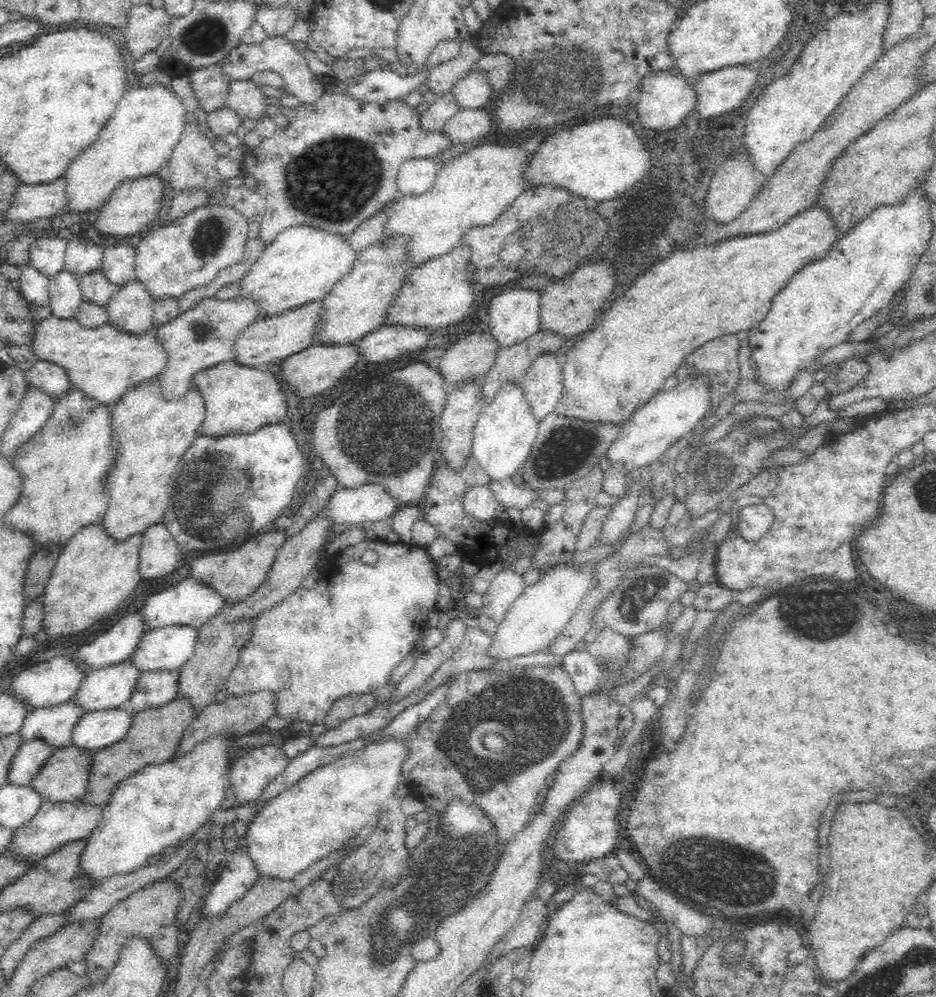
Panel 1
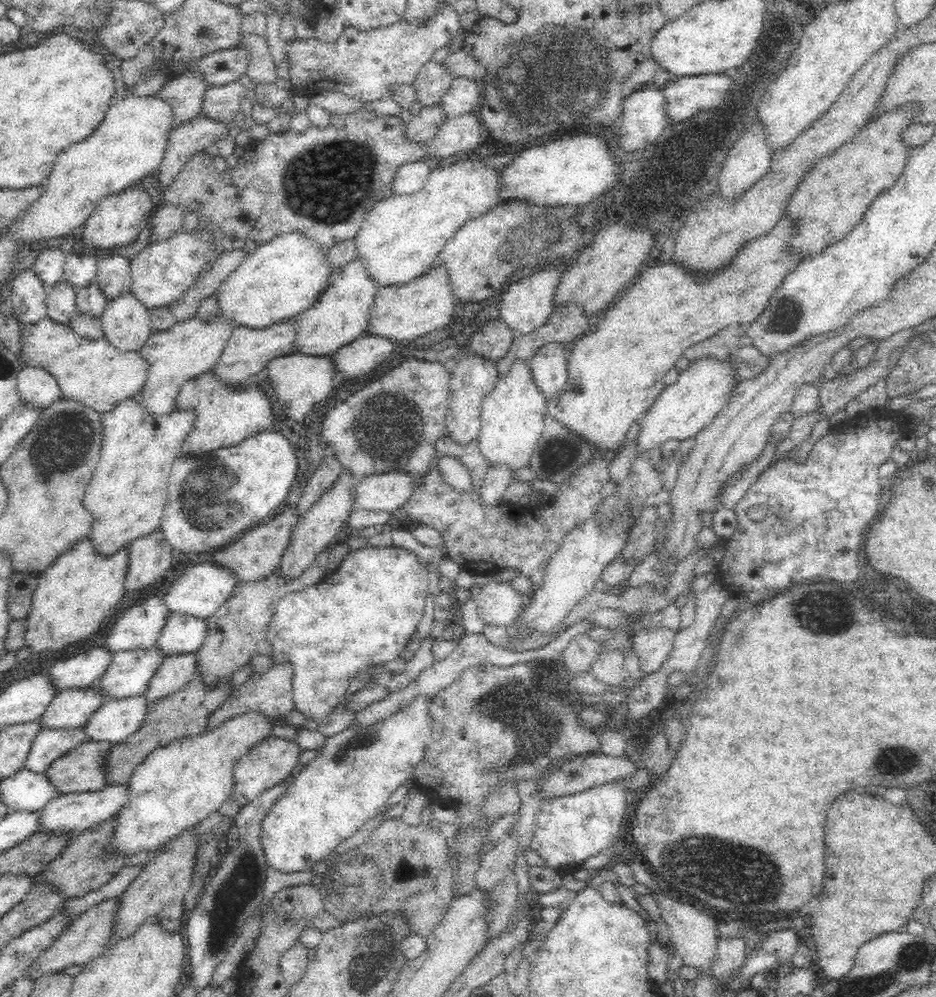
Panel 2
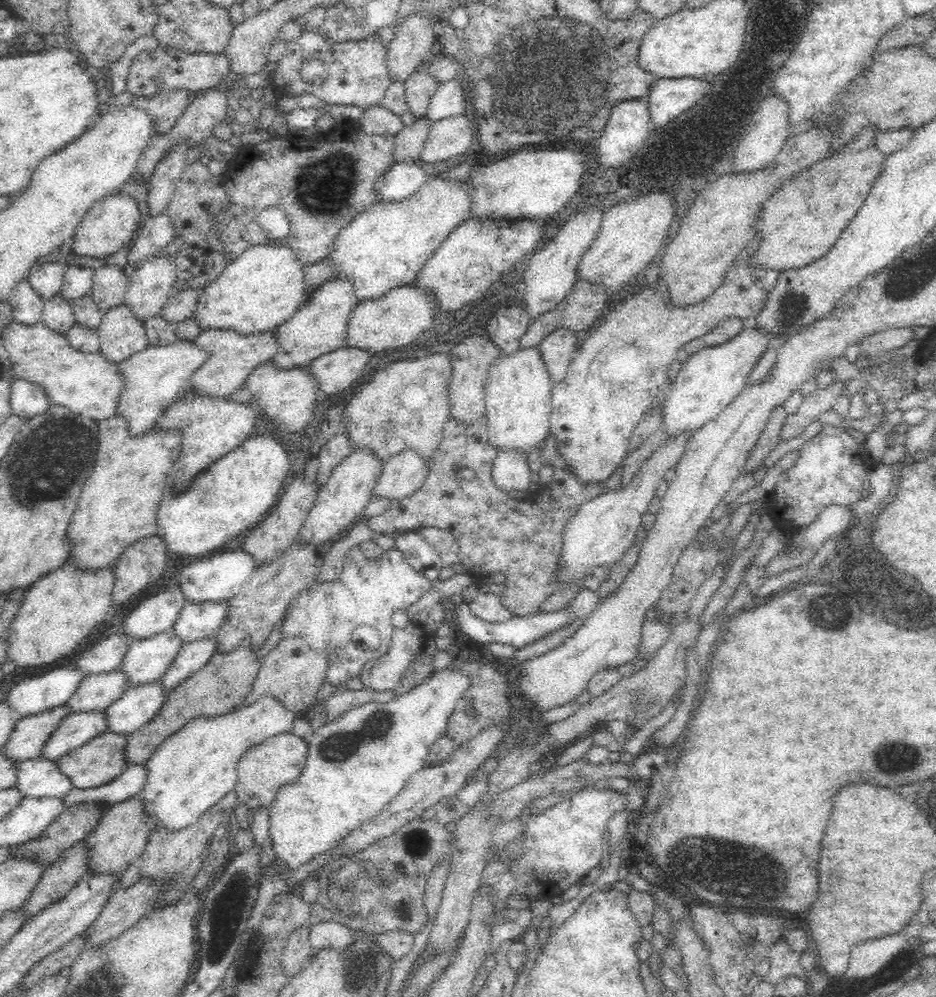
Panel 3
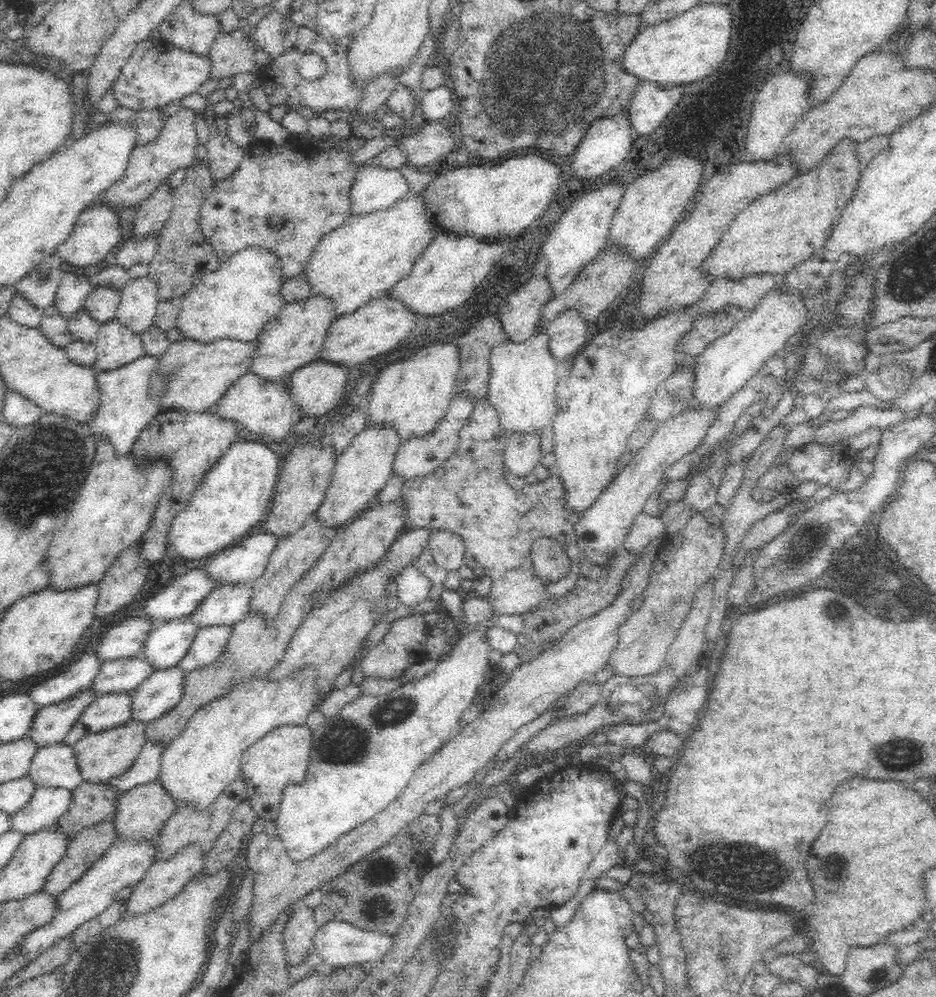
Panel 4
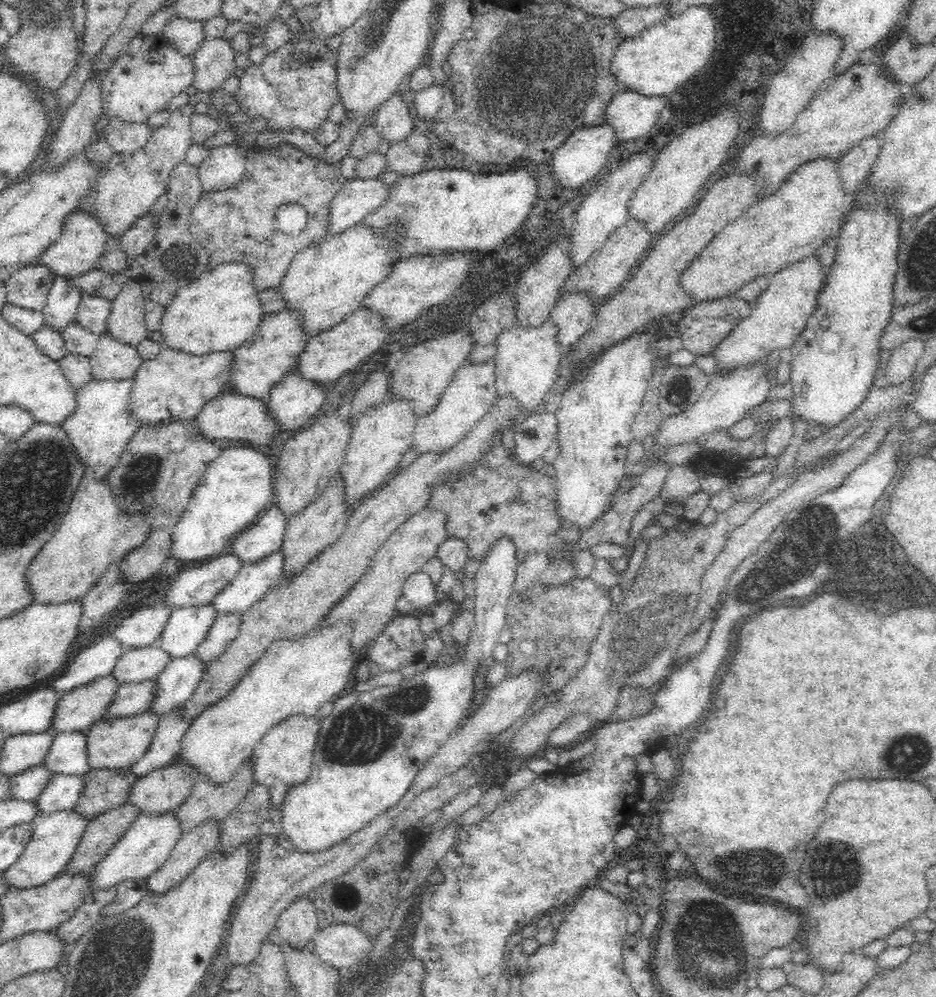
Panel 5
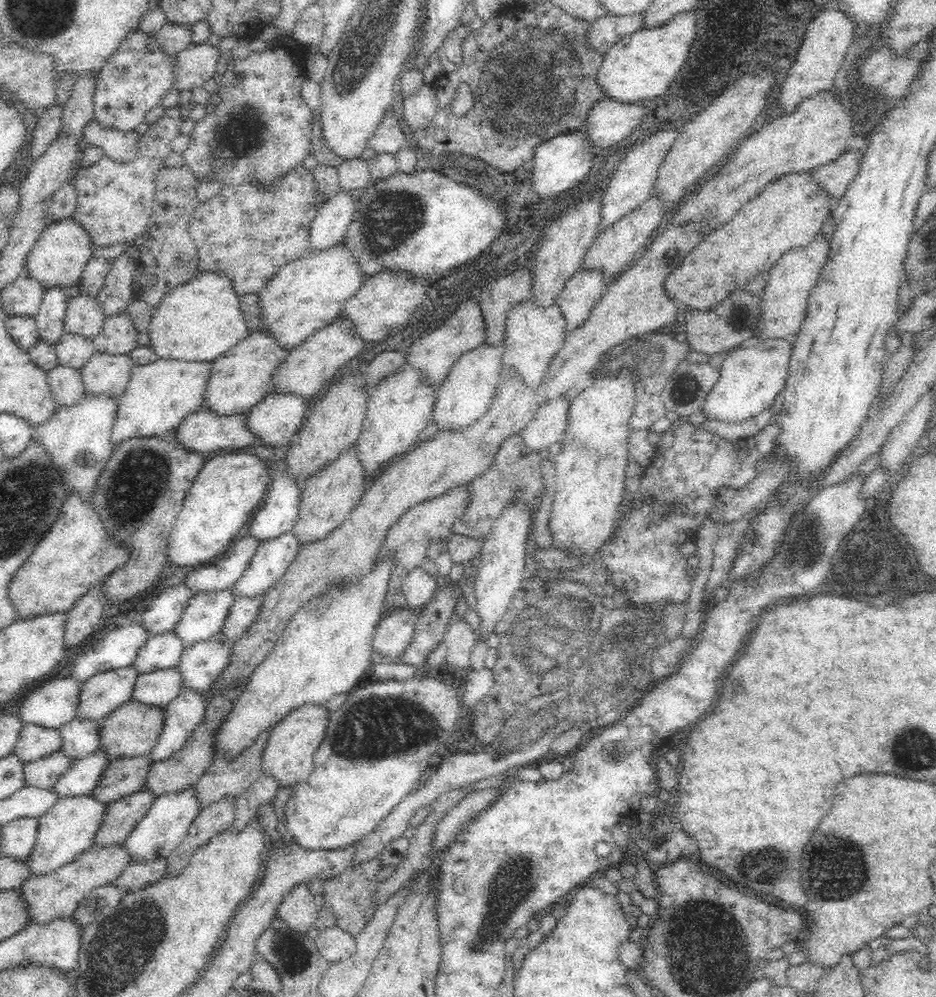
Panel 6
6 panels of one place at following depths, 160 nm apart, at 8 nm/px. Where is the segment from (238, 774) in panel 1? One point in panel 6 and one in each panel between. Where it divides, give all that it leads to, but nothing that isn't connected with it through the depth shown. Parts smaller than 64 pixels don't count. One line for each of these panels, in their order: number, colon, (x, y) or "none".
2: (270, 762)
3: (279, 760)
4: (282, 757)
5: (283, 757)
6: (288, 756)

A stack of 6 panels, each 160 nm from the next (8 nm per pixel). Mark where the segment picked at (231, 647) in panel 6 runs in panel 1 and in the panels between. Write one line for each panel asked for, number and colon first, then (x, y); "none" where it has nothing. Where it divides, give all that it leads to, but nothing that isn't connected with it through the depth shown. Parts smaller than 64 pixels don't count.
1: (97, 729)
2: (118, 718)
3: (140, 702)
4: (162, 690)
5: (178, 681)

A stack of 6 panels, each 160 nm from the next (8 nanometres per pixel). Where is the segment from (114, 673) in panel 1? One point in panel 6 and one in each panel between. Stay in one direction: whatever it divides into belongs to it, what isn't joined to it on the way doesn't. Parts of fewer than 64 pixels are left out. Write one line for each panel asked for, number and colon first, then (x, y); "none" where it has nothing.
2: (130, 672)
3: (148, 659)
4: (170, 641)
5: (188, 627)
6: (204, 617)

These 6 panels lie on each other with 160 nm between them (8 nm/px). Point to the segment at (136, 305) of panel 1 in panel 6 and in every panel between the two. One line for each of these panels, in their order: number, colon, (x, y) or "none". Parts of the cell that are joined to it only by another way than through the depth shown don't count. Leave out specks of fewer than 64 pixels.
2: (125, 323)
3: (120, 334)
4: (115, 347)
5: (110, 360)
6: (103, 375)

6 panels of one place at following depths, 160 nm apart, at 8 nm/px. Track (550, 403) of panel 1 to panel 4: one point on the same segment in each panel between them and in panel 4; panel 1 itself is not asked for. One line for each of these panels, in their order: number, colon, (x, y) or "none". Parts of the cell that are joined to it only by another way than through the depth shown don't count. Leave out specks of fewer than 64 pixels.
2: (549, 364)
3: (558, 349)
4: (568, 330)

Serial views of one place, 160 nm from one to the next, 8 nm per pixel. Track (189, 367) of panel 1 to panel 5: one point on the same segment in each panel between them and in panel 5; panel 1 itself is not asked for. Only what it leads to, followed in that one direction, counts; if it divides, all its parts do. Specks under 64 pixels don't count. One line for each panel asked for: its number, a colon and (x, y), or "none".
2: (188, 349)
3: (152, 378)
4: (123, 409)
5: (99, 428)

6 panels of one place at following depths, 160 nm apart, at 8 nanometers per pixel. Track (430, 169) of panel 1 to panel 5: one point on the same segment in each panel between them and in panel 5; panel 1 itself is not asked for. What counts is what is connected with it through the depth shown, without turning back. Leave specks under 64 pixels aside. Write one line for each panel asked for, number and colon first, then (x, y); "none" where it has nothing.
2: (410, 177)
3: (400, 181)
4: (373, 188)
5: (356, 198)

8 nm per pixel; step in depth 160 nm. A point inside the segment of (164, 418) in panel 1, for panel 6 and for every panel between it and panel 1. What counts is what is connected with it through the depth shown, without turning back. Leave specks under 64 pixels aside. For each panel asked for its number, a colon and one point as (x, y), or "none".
2: (126, 496)
3: (120, 502)
4: (114, 509)
5: (95, 535)
6: (75, 555)

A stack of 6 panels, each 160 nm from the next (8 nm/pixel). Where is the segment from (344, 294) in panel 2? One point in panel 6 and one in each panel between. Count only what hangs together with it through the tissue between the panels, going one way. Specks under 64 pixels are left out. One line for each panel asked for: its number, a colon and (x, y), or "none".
3: (318, 326)
4: (290, 340)
5: (256, 365)
6: (237, 380)

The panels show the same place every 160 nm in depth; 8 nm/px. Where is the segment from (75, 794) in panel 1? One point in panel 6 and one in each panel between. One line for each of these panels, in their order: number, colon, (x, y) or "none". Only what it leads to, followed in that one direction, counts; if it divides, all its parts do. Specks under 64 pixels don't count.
2: (84, 769)
3: (104, 757)
4: (105, 754)
5: (115, 742)
6: (133, 729)

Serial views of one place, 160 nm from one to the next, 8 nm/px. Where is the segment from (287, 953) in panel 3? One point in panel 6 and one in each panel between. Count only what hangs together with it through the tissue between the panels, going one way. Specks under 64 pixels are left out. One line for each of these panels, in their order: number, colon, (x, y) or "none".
4: (301, 926)
5: (297, 925)
6: (297, 907)

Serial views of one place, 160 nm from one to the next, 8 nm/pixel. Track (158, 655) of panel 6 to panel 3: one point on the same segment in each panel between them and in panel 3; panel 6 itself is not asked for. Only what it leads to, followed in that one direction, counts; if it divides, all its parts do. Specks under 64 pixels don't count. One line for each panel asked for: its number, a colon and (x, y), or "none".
3: (96, 691)
4: (123, 674)
5: (137, 664)

